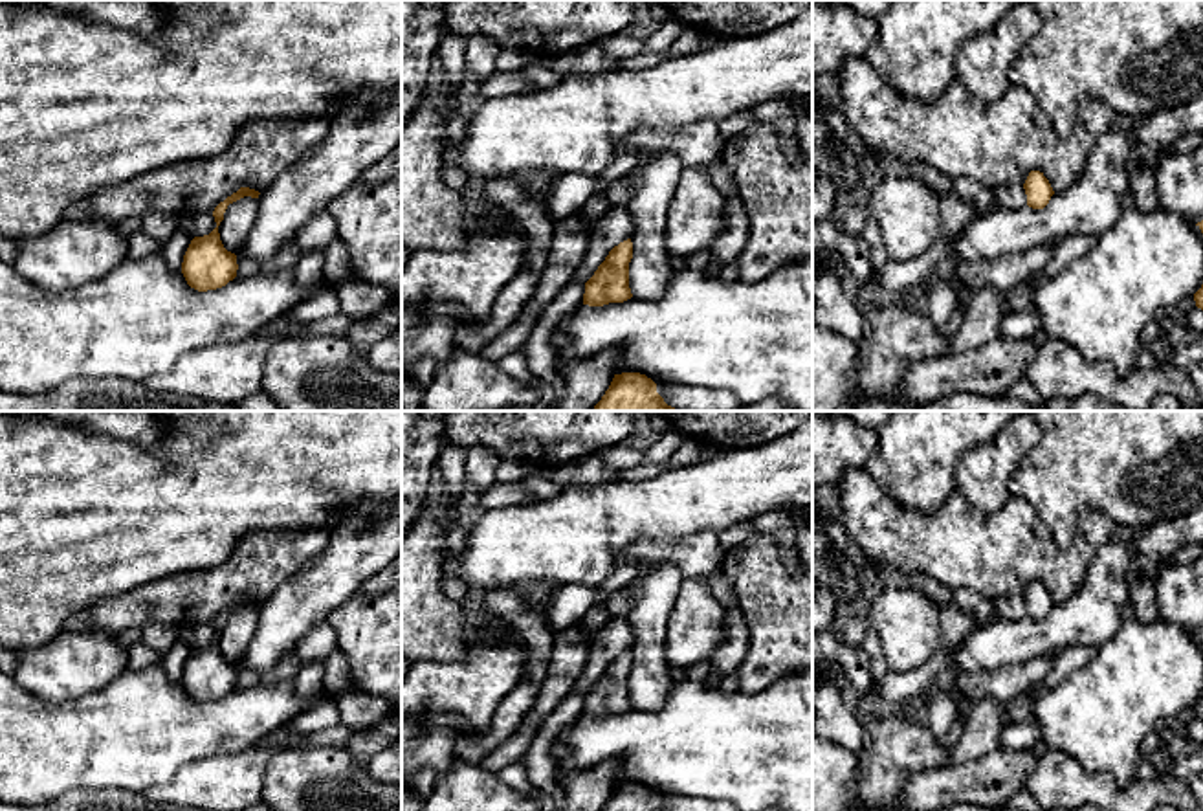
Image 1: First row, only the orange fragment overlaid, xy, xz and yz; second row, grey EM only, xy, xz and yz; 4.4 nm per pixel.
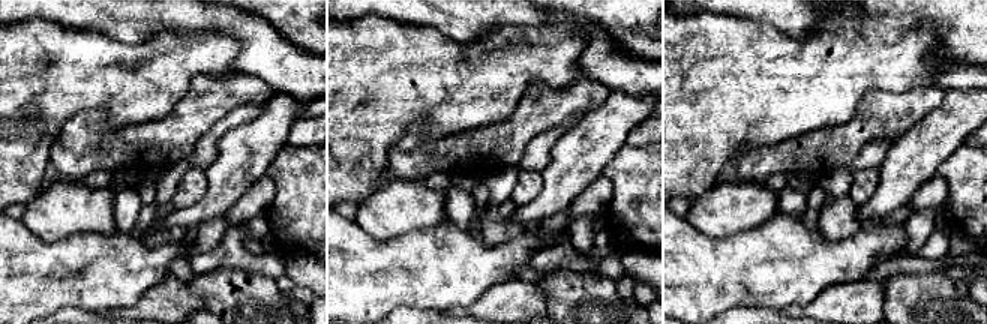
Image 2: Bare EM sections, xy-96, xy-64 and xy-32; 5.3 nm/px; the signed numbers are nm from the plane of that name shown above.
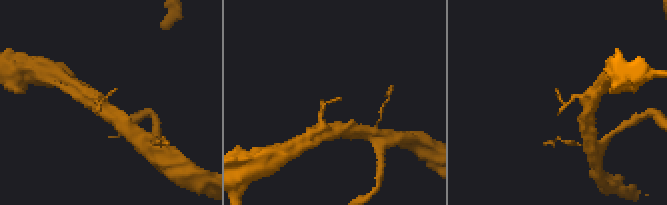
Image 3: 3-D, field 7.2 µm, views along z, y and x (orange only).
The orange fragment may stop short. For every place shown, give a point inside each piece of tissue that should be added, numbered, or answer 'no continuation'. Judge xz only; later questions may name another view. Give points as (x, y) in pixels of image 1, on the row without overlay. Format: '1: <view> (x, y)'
no continuation

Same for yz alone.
no continuation

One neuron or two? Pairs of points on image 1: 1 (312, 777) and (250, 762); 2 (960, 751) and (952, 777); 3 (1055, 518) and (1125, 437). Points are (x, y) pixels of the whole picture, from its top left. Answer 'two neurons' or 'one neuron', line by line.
1: two neurons
2: two neurons
3: one neuron

